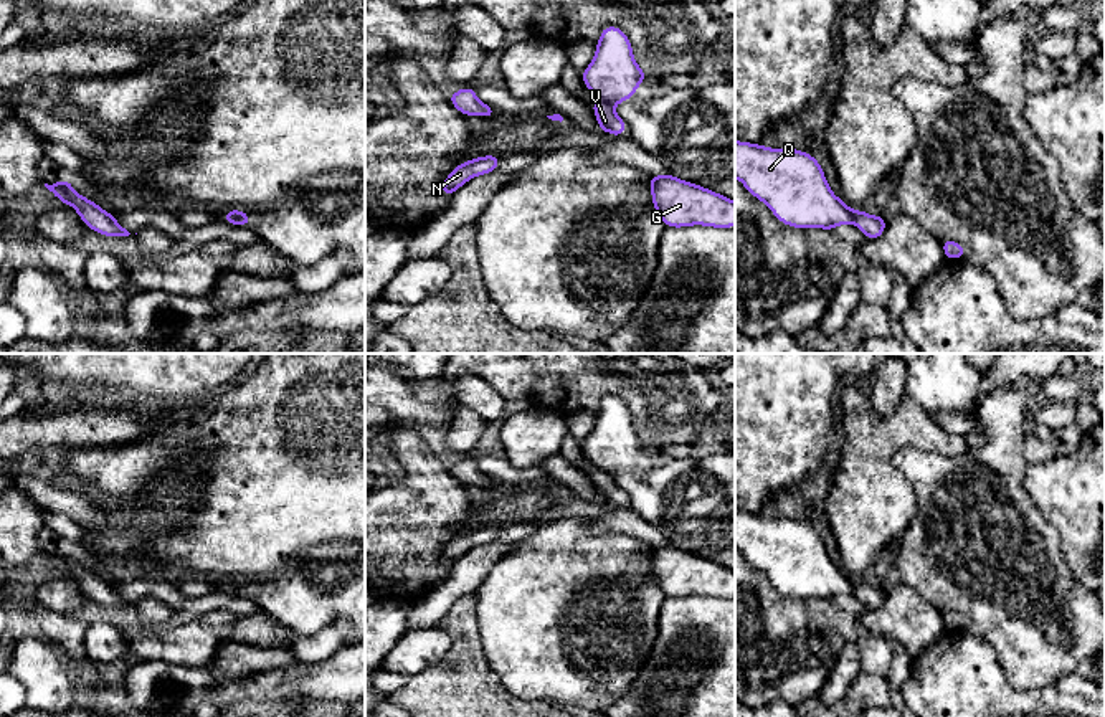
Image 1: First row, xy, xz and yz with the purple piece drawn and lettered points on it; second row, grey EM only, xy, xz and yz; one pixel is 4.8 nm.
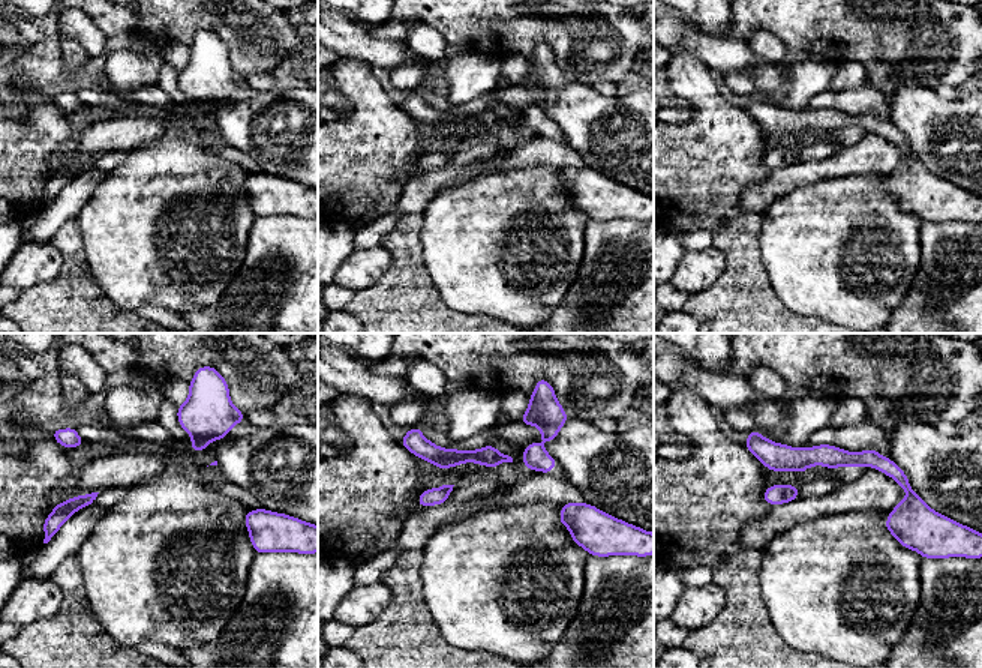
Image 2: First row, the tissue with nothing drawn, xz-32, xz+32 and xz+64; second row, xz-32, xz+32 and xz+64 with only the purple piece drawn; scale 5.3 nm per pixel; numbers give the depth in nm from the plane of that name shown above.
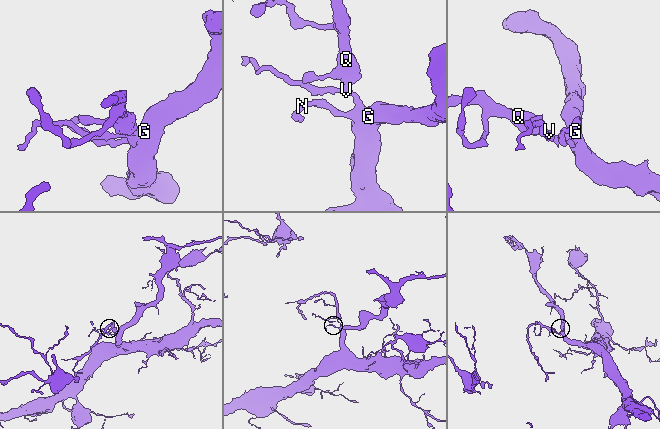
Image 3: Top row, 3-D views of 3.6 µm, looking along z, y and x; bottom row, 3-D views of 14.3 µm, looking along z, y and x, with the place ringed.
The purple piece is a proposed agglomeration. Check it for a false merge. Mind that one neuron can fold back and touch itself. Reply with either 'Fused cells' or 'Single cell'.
Fused cells

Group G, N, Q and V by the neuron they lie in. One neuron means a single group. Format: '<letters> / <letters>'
G N V / Q

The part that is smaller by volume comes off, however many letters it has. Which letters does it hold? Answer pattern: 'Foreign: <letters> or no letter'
Foreign: Q

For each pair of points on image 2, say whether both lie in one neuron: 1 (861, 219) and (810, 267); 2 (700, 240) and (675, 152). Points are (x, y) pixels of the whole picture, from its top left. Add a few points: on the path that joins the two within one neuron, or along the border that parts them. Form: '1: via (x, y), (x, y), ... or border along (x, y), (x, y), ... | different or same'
1: via (847, 228), (823, 254) | same
2: border along (715, 228), (693, 228), (685, 233) | different

